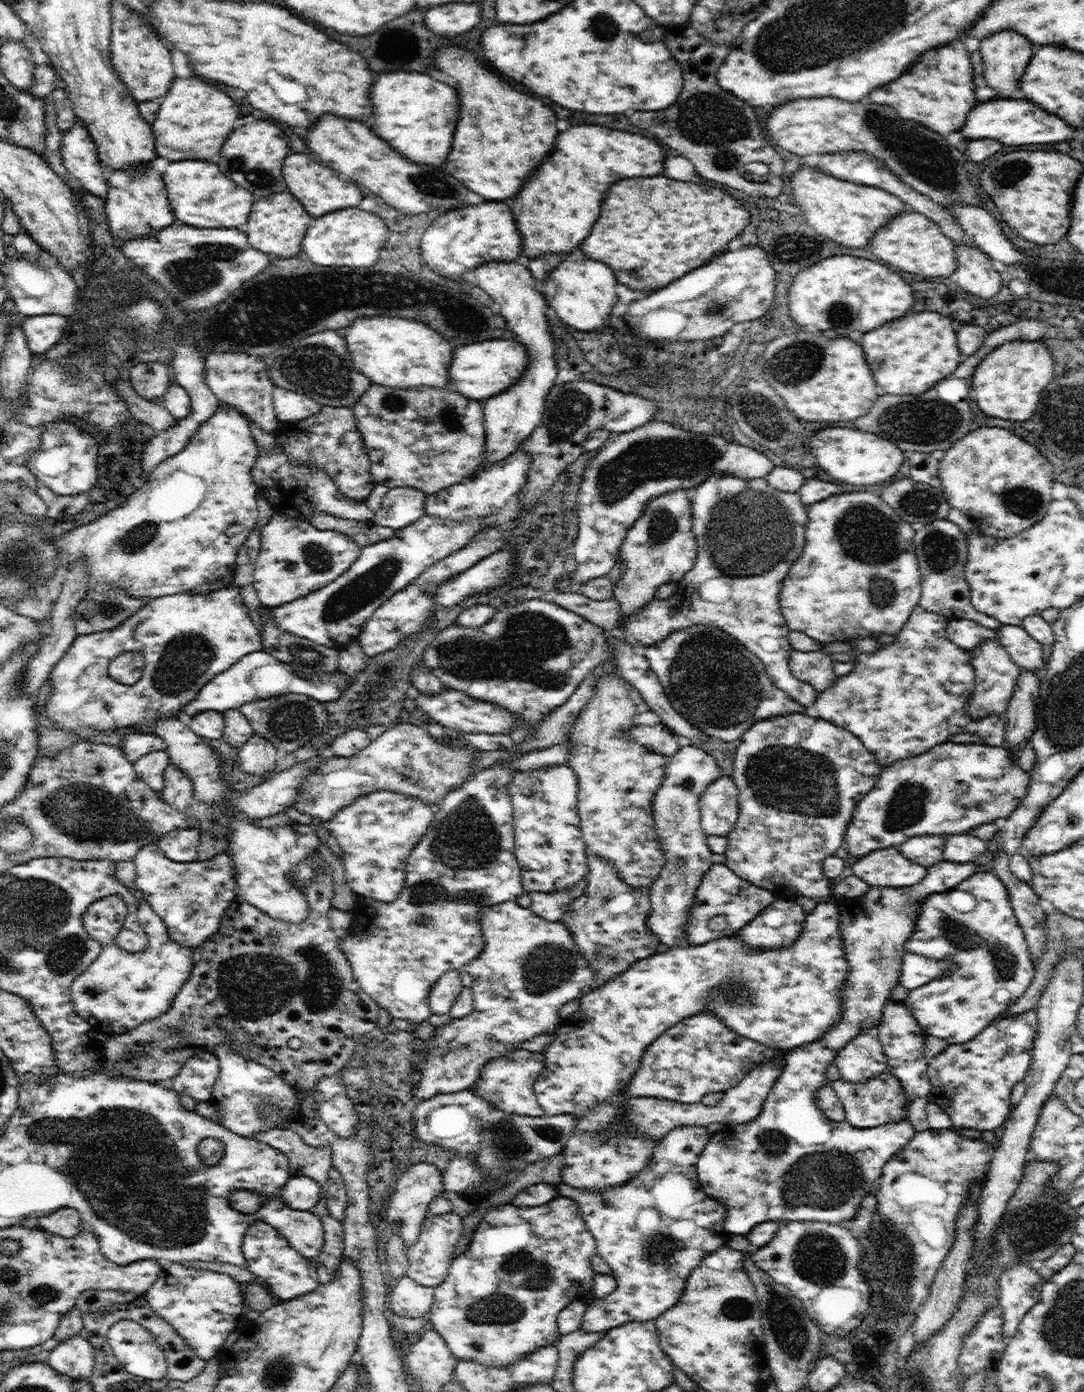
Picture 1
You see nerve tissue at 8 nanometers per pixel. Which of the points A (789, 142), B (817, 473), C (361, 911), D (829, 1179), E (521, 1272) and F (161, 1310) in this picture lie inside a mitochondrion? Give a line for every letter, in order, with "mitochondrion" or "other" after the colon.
A: other
B: other
C: other
D: mitochondrion
E: mitochondrion
F: other

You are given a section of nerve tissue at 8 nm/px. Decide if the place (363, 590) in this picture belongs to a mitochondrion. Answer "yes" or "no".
yes

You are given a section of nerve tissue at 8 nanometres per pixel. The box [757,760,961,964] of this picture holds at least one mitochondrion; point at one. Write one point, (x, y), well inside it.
(906, 808)

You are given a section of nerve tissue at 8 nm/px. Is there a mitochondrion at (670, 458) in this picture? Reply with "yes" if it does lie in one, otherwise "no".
yes

